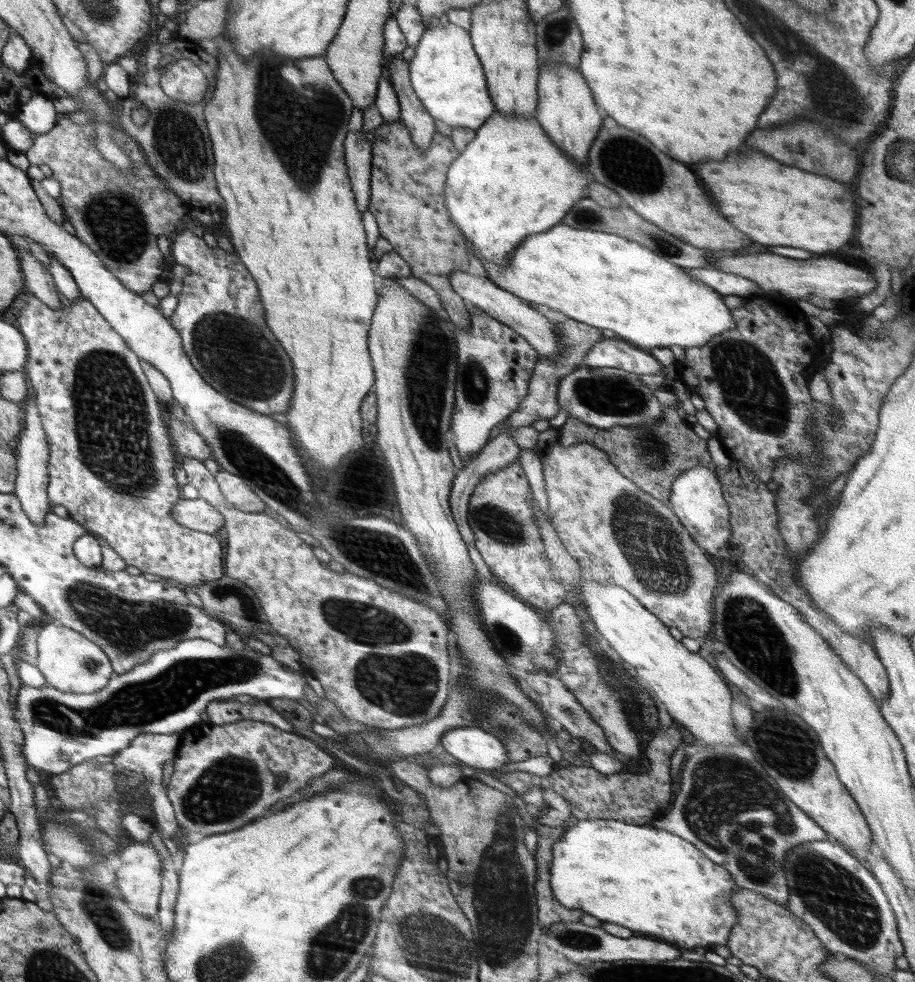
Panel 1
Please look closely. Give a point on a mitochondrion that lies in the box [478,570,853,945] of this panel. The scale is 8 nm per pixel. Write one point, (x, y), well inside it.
(733, 808)

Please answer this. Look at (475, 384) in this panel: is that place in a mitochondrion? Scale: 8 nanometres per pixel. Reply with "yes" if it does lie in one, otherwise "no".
yes

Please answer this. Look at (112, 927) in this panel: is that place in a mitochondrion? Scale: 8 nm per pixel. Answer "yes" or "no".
yes

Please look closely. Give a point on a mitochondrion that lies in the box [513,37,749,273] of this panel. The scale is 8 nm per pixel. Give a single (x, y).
(627, 163)

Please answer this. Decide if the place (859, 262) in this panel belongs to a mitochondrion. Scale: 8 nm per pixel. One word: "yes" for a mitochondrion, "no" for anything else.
no

